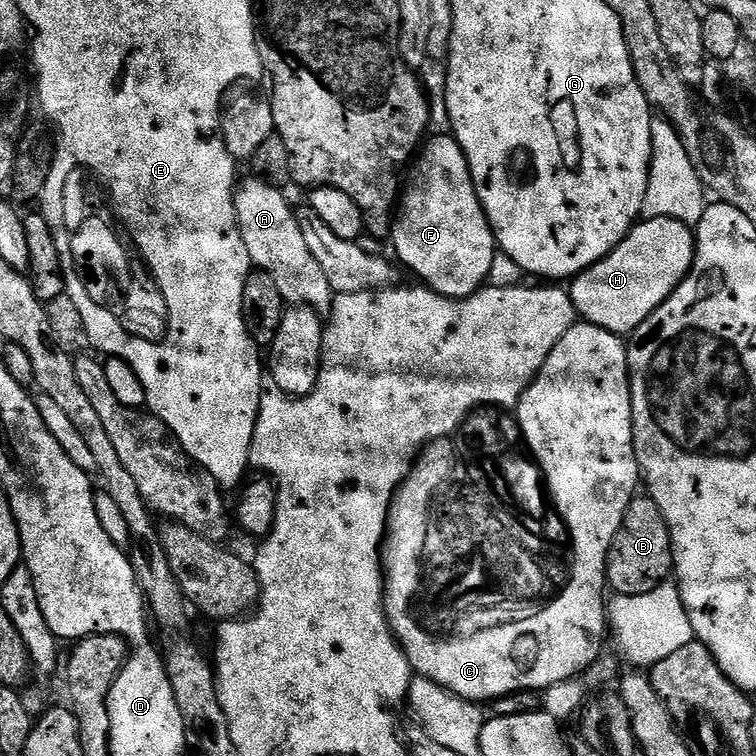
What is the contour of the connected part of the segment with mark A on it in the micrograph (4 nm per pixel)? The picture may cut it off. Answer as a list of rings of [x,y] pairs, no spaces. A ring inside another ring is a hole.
[[[259,178],[251,179],[241,179],[236,185],[236,217],[253,265],[274,278],[285,305],[307,306],[321,314],[331,312],[332,287],[322,266],[318,266],[318,258],[314,258],[310,246],[306,246],[306,237],[302,234],[302,226],[298,226],[293,205],[288,205],[277,185]]]

